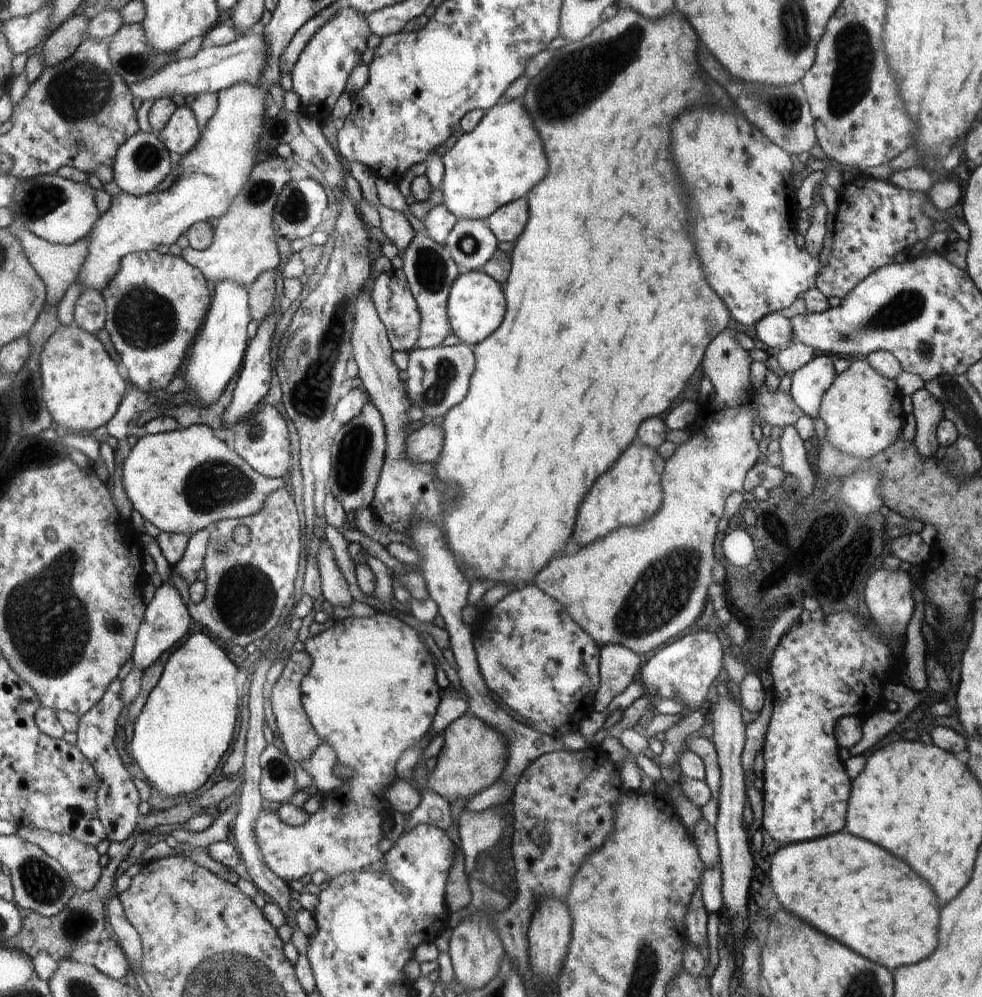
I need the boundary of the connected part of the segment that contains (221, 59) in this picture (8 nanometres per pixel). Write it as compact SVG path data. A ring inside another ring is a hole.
M265 10L258 24L254 26L254 34L242 34L234 42L227 45L210 46L201 48L195 56L191 58L174 59L172 62L158 71L152 79L146 79L142 83L131 85L134 96L143 101L147 98L156 100L160 97L168 97L172 93L180 93L185 96L200 93L219 93L222 89L228 88L233 84L248 81L256 84L261 79L261 72L266 64L265 26L270 20L271 12Z

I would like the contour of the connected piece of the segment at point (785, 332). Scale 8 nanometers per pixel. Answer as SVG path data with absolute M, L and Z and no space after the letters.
M779 311L768 313L755 327L756 336L770 348L782 348L794 342L790 319Z

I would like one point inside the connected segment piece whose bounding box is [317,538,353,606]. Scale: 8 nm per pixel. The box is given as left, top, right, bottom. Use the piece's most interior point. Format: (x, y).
(334, 588)

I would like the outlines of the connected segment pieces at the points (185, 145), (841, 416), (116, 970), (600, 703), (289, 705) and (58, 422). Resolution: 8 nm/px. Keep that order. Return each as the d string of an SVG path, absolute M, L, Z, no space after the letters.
M186 104L176 108L176 112L158 135L166 148L180 157L190 154L201 140L201 130L196 124L193 110Z
M852 359L849 368L837 375L822 397L819 417L824 421L830 444L842 452L865 459L882 452L900 435L906 417L902 397L895 381L876 373L866 359Z
M111 937L98 943L92 964L106 976L122 980L128 974L129 964L123 948Z
M604 645L599 654L600 684L596 691L592 710L602 712L612 699L634 682L634 674L640 668L638 655L624 645Z
M291 651L282 674L276 684L274 684L272 694L269 697L274 720L276 720L276 726L278 727L278 734L280 735L280 740L282 740L282 746L284 746L291 758L299 763L305 763L307 760L310 760L313 753L322 744L321 738L315 731L313 724L309 720L309 715L305 711L301 696L301 684L305 676L309 674L313 664L313 657L308 651Z
M75 322L60 326L44 343L39 354L42 398L53 418L54 427L64 433L95 431L116 414L126 392L126 380L112 362L102 342Z

